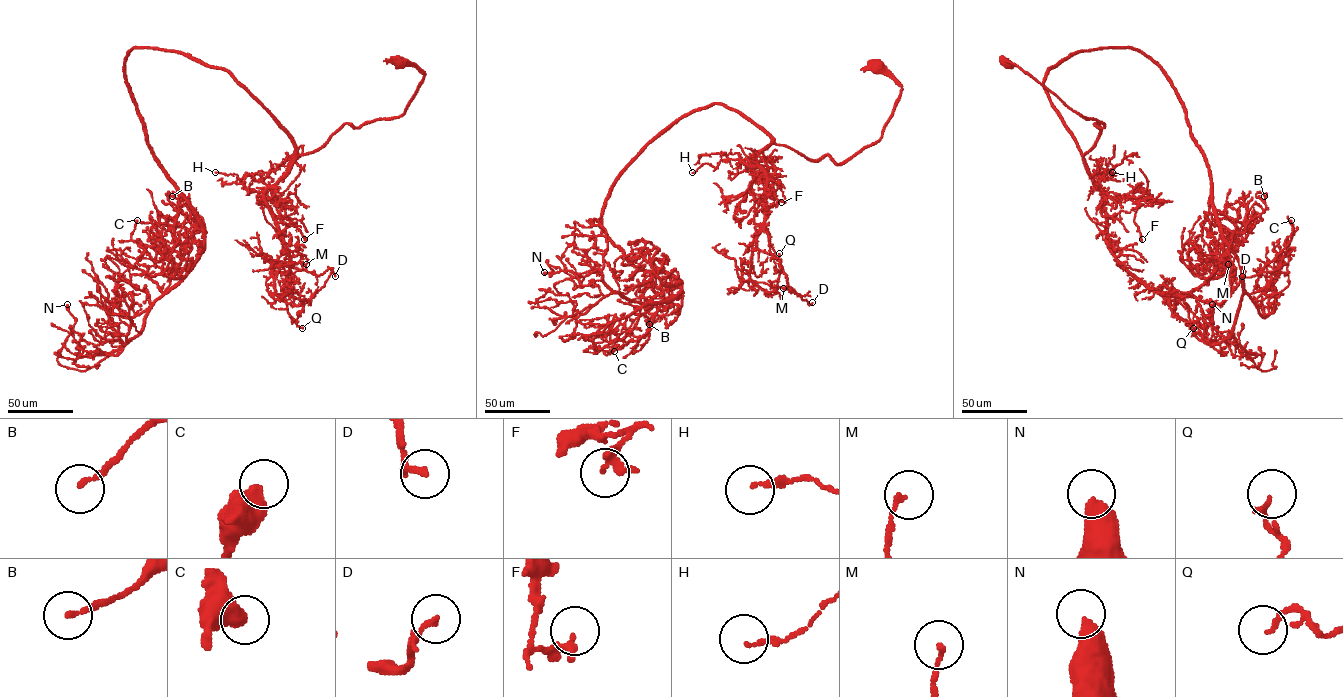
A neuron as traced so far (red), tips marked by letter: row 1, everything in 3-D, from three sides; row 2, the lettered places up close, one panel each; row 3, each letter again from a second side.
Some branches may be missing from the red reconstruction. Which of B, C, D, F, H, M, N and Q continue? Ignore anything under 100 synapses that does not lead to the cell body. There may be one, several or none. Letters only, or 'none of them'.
none of them

